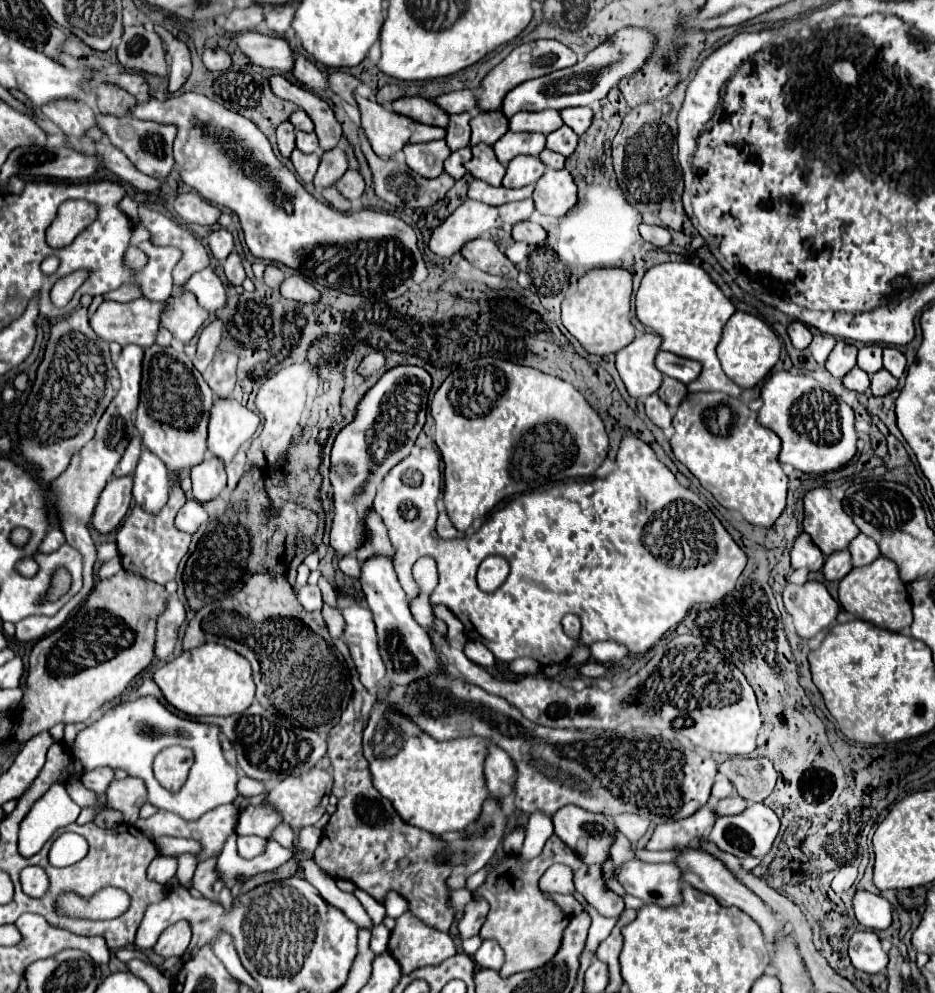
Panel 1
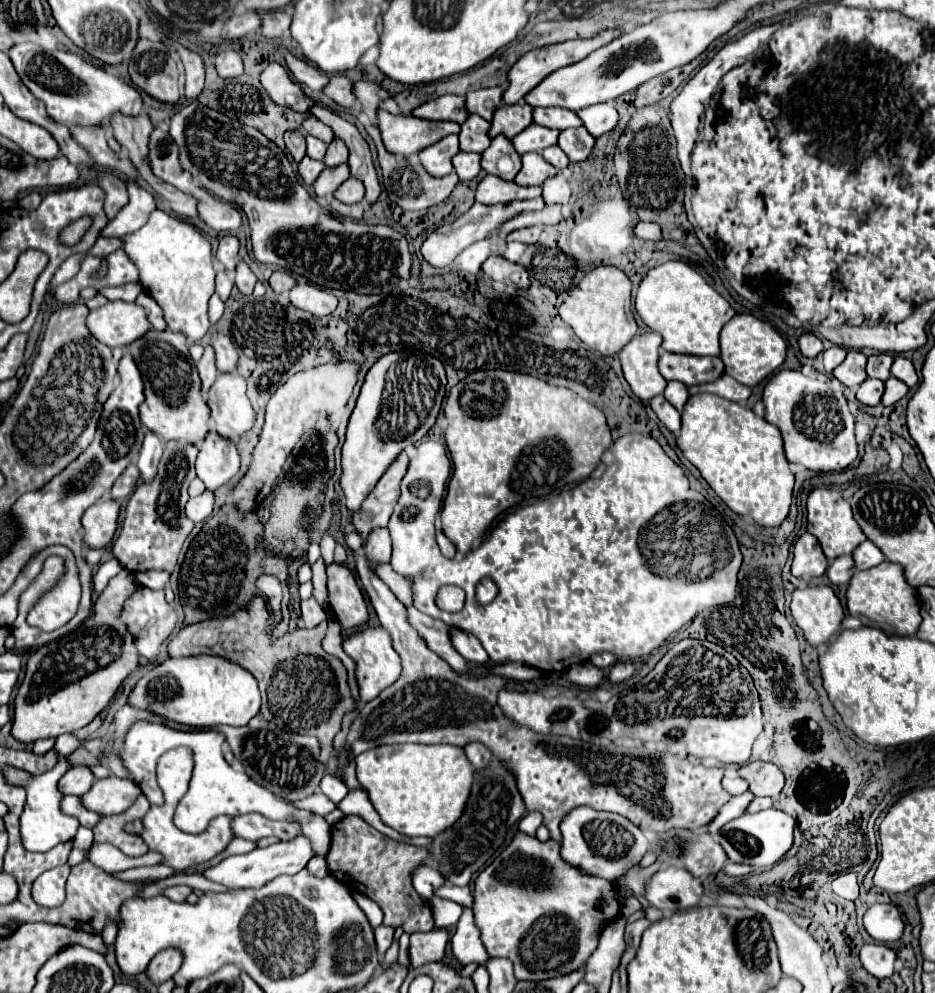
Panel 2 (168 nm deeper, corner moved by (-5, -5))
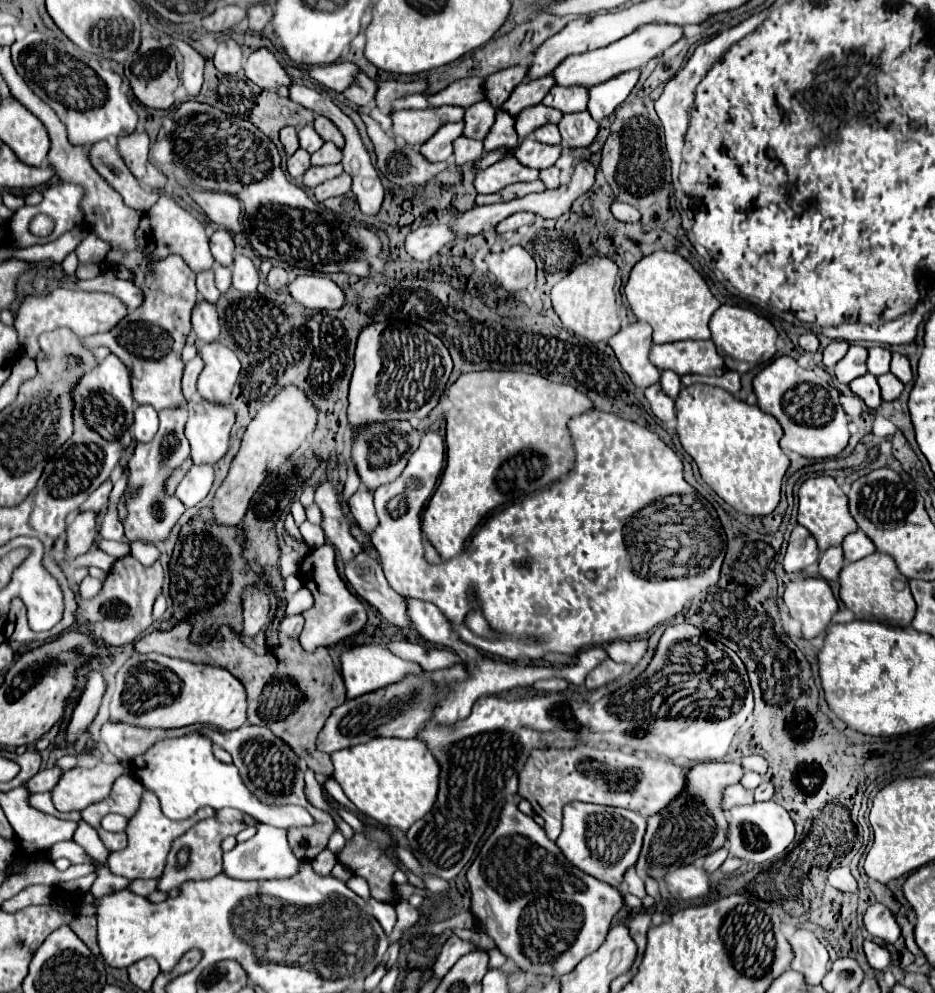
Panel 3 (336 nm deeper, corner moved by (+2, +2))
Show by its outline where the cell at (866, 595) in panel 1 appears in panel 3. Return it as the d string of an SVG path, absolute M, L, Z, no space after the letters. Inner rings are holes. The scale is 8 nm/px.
M874 552L858 562L846 564L840 572L840 600L858 620L878 620L894 626L910 626L916 604L908 588L908 578L900 574L892 556Z

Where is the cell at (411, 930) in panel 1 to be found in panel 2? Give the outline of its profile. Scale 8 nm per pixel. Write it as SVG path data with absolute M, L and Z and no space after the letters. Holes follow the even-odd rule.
M431 929L427 933L413 933L411 935L411 967L419 967L431 961L441 961L445 955L445 947L449 941L447 929Z

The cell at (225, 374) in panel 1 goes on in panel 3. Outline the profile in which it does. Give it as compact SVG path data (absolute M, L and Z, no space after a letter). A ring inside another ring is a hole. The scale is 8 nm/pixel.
M200 300L192 312L192 328L200 342L204 342L204 344L218 342L220 320L216 314L216 306Z

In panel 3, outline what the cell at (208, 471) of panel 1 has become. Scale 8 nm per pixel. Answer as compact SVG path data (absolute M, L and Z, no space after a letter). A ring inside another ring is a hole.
M206 400L188 404L186 438L192 446L192 462L216 466L230 448L230 428L234 424L232 408L218 408Z

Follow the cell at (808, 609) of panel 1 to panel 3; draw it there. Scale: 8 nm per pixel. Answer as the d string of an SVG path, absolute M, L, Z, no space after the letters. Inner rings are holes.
M804 578L790 582L784 590L784 604L790 616L802 624L802 636L806 640L824 632L838 610L838 602L822 578Z

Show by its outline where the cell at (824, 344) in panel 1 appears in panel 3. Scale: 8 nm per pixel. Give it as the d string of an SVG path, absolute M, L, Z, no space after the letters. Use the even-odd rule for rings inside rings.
M834 340L834 342L830 342L830 344L824 348L824 368L826 368L828 372L830 372L832 366L846 354L848 346L850 346L850 344L846 344L846 342Z

